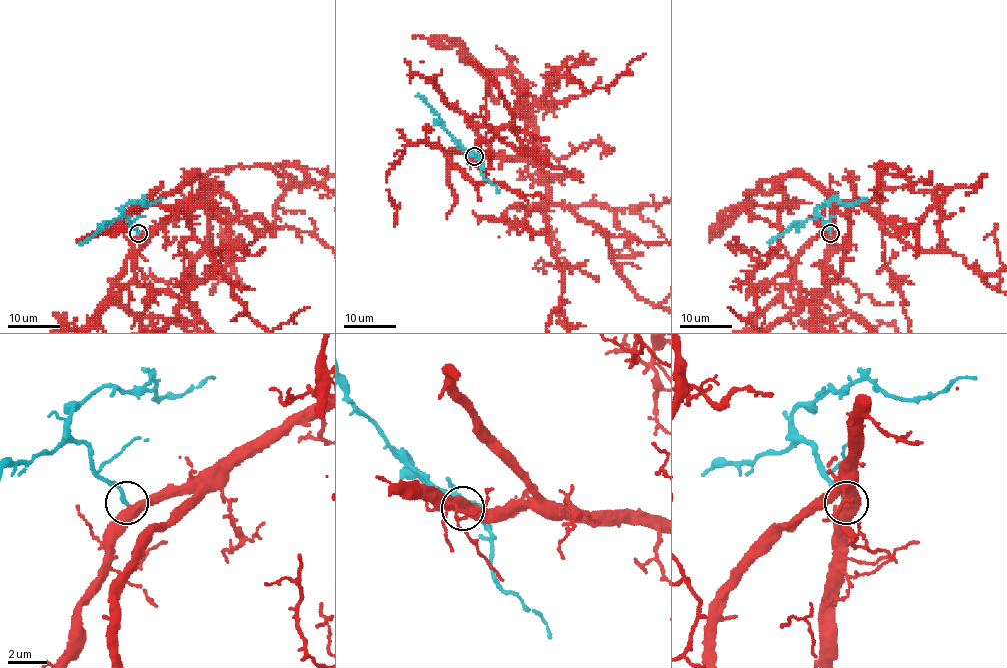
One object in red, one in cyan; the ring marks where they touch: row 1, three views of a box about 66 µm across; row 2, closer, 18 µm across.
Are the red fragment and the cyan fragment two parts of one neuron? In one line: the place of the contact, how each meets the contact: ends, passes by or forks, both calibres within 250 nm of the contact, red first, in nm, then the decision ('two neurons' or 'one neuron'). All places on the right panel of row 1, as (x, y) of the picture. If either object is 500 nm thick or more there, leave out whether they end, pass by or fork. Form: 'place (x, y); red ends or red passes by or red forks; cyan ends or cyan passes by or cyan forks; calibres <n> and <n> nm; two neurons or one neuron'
place (830, 233); calibres 550 and 200 nm; one neuron

